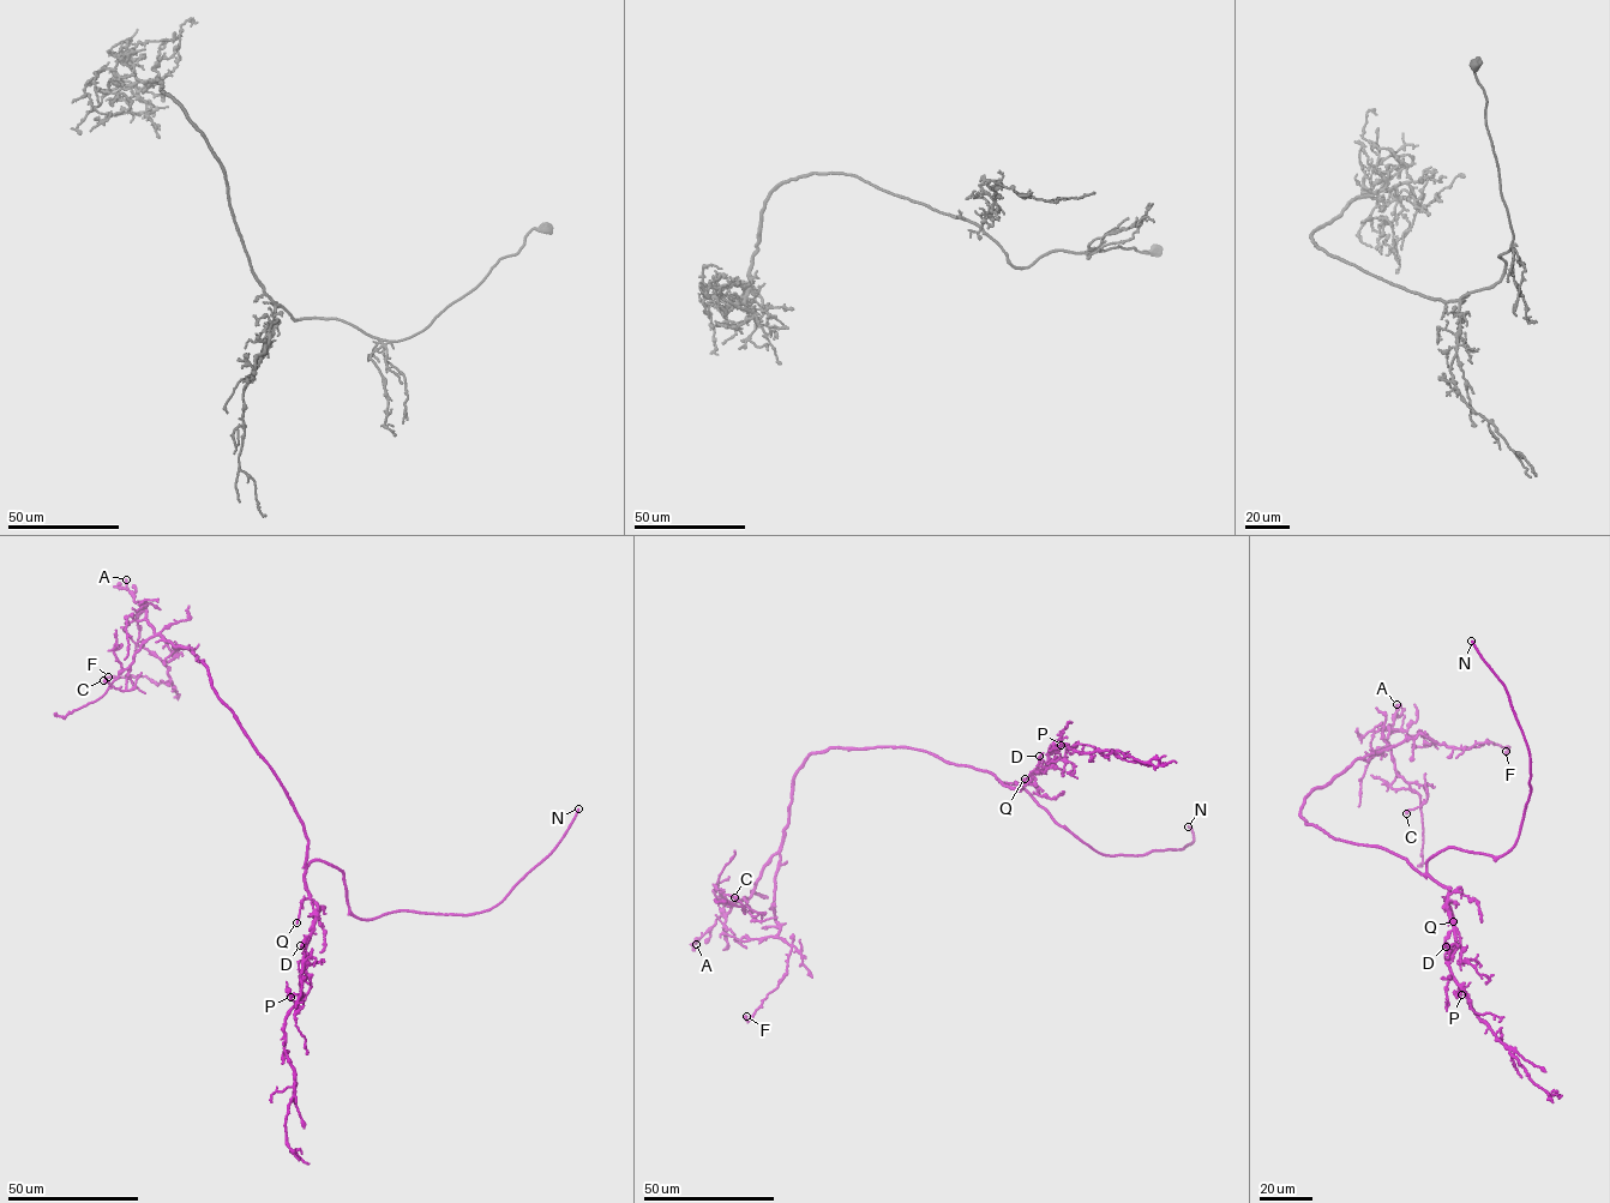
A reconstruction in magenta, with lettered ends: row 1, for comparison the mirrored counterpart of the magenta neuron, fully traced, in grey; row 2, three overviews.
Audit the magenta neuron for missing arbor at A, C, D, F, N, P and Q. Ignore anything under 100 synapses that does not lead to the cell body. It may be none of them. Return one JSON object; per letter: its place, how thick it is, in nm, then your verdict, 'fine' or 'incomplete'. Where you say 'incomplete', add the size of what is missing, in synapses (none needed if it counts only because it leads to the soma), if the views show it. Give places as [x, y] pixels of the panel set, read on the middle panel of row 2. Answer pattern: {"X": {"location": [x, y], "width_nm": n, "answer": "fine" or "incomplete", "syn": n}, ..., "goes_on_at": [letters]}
{"A": {"location": [696, 944], "width_nm": 180, "answer": "fine"}, "C": {"location": [734, 897], "width_nm": 600, "answer": "fine"}, "D": {"location": [1039, 756], "width_nm": 100, "answer": "fine"}, "F": {"location": [746, 1016], "width_nm": 120, "answer": "fine"}, "N": {"location": [1188, 826], "width_nm": 260, "answer": "incomplete"}, "P": {"location": [1061, 745], "width_nm": 140, "answer": "fine"}, "Q": {"location": [1025, 779], "width_nm": 130, "answer": "fine"}, "goes_on_at": ["N"]}

